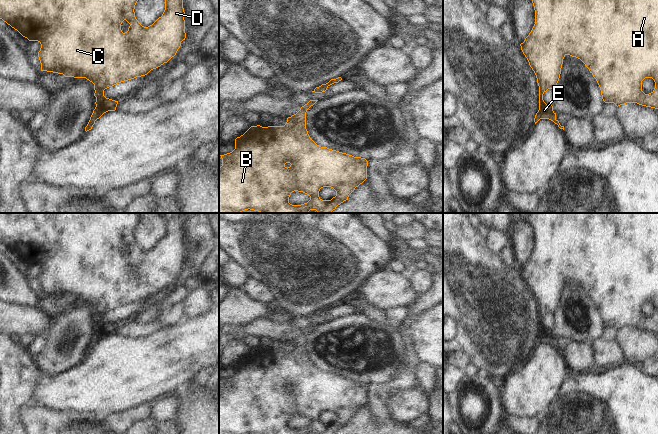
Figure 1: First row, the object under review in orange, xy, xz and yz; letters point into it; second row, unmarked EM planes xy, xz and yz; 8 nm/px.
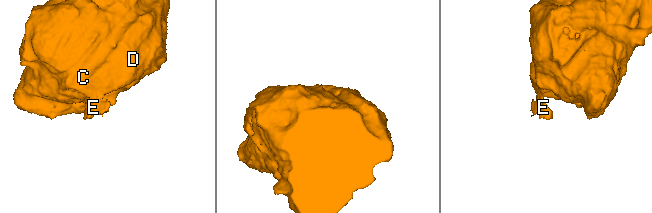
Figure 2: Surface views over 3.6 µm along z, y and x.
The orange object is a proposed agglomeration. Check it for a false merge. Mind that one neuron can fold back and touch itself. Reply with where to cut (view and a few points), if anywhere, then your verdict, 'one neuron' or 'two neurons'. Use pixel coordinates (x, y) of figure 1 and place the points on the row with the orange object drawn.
cut in xy along (103, 89), (95, 92); two neurons

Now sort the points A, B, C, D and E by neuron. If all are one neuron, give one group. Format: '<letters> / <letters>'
A B C D / E

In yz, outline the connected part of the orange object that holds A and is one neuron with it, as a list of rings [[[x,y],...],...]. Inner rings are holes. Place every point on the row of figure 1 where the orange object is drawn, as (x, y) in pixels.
[[[532,0],[532,3],[535,10],[535,24],[520,46],[536,75],[539,90],[544,93],[548,89],[556,87],[560,78],[563,59],[566,55],[570,55],[580,59],[589,69],[600,87],[605,103],[614,103],[617,107],[626,103],[637,103],[658,109],[658,0]],[[645,78],[652,78],[655,82],[655,88],[649,94],[642,91],[642,81]]]

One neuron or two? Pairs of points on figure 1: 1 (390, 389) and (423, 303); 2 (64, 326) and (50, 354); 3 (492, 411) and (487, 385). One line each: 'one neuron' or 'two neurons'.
1: one neuron
2: one neuron
3: one neuron

